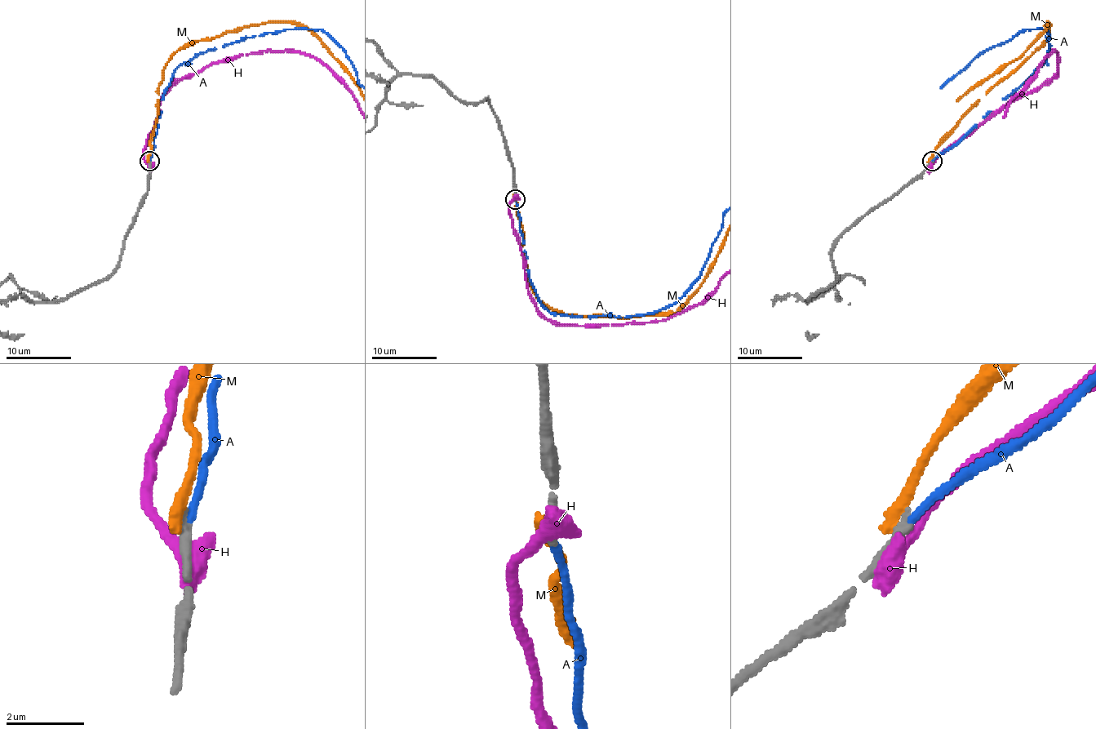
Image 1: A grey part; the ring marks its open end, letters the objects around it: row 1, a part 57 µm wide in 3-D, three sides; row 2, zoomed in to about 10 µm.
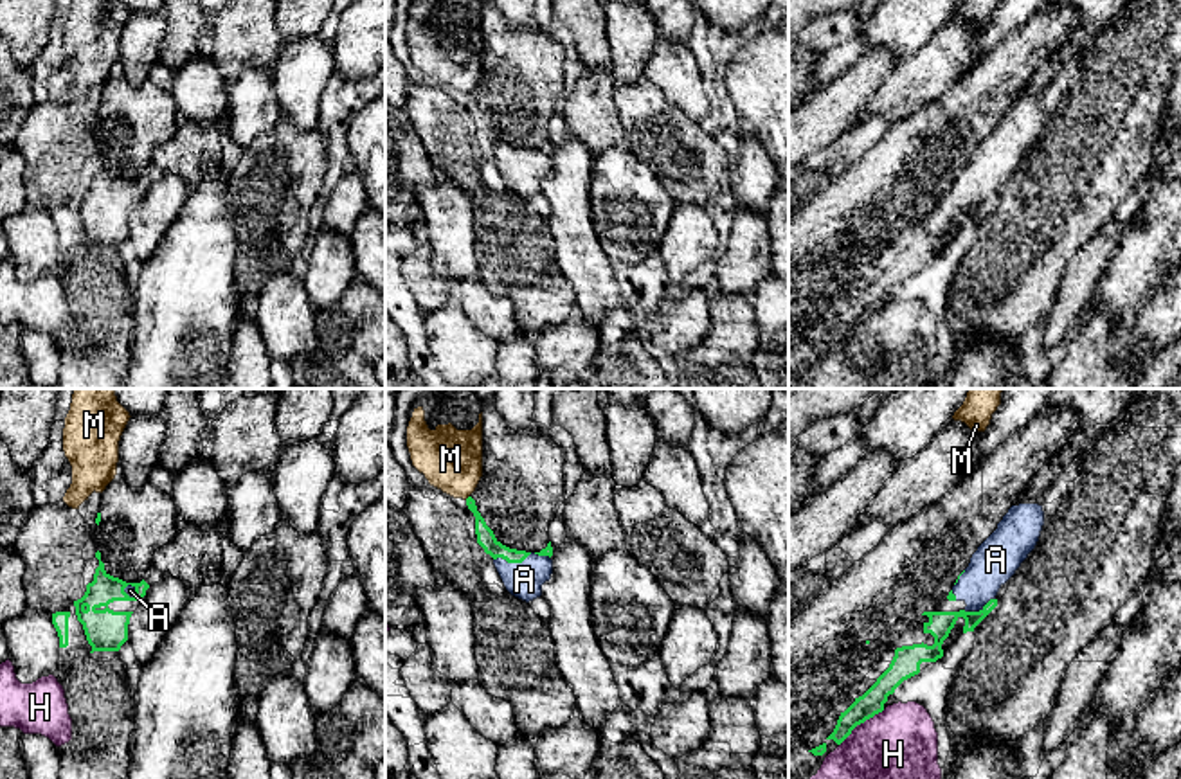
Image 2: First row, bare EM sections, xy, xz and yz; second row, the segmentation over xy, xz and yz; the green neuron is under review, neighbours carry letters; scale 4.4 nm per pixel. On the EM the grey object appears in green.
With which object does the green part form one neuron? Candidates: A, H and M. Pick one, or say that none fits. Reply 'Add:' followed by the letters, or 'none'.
Add: A

